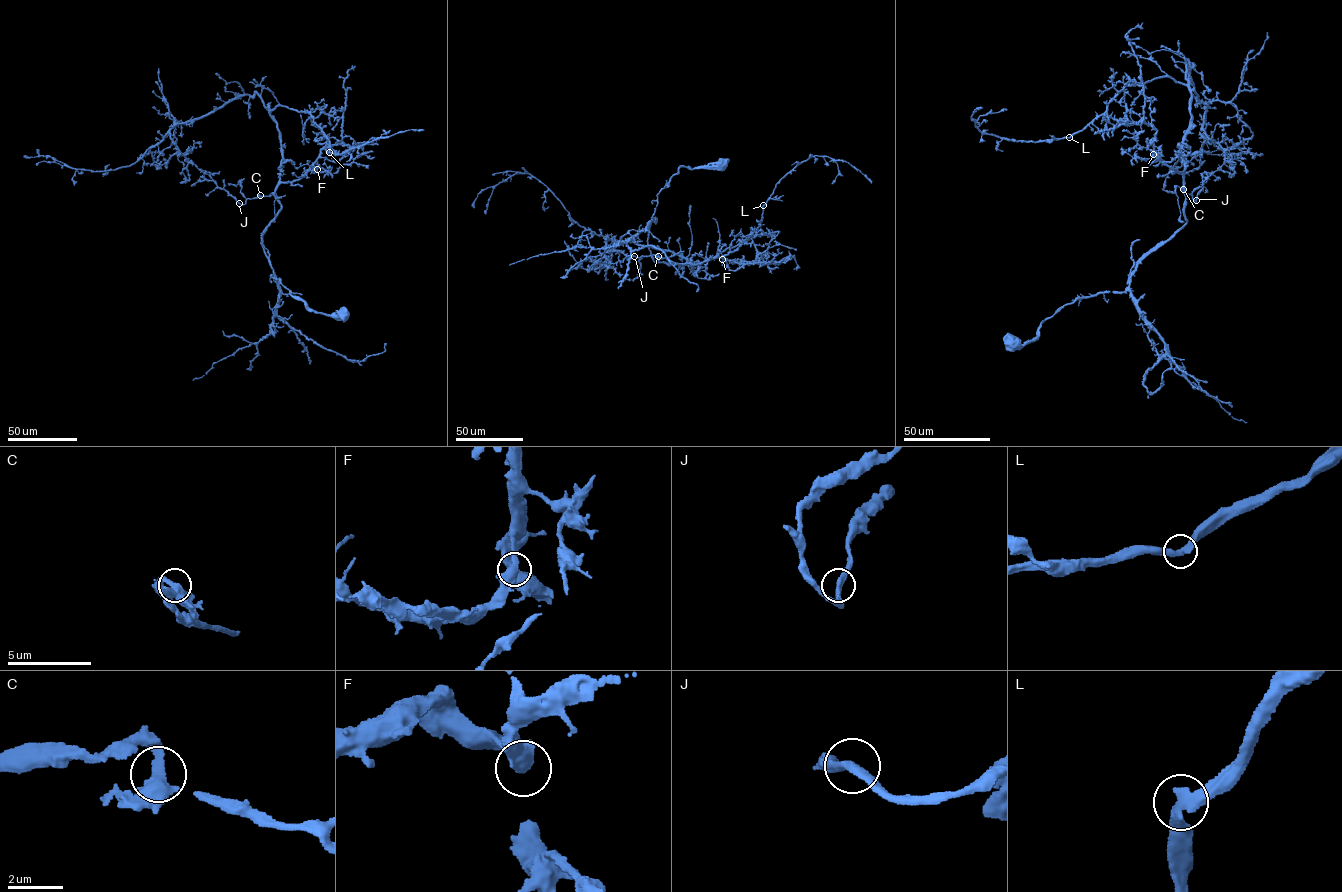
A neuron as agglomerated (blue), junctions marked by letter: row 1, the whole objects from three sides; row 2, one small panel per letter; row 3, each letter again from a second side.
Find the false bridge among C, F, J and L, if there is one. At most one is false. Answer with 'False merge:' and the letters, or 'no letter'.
False merge: no letter

